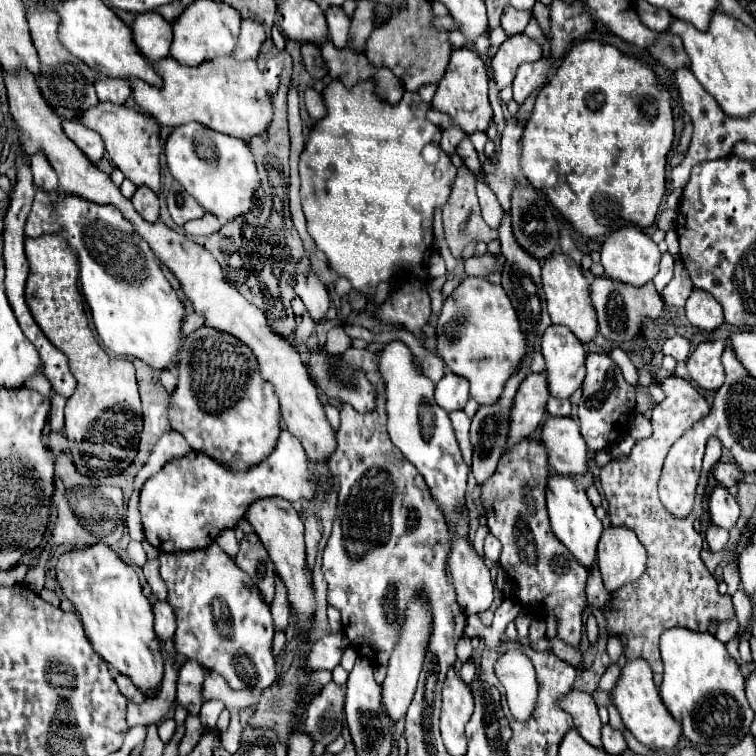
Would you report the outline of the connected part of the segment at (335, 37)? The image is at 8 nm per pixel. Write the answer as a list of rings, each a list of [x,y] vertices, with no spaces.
[[[331,7],[325,13],[327,23],[329,23],[329,33],[331,33],[331,41],[337,49],[343,49],[347,45],[347,33],[349,33],[349,19],[343,13],[341,7]]]

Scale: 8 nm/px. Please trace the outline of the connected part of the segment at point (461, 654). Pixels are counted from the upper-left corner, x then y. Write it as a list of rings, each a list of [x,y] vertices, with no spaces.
[[[461,637],[459,645],[457,645],[457,657],[459,657],[461,663],[471,661],[471,657],[473,657],[473,647],[471,647],[471,639],[469,639],[469,637]]]

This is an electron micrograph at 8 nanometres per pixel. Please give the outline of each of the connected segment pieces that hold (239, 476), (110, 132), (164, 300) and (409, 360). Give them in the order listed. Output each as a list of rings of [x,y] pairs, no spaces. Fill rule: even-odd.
[[[281,431],[273,453],[261,463],[245,471],[225,469],[203,453],[187,453],[171,459],[159,473],[147,479],[141,489],[141,519],[145,539],[159,551],[195,551],[205,549],[225,529],[235,529],[245,517],[251,503],[265,497],[283,497],[291,503],[299,499],[313,499],[315,483],[309,479],[307,455],[297,437]]]
[[[99,103],[95,109],[89,109],[81,119],[83,125],[97,131],[105,143],[105,149],[113,161],[113,165],[137,187],[145,185],[159,193],[159,179],[161,179],[161,167],[159,157],[163,151],[161,145],[161,125],[141,111],[119,107],[113,103]]]
[[[37,191],[25,235],[39,237],[61,231],[65,231],[67,243],[79,255],[81,289],[105,347],[117,355],[141,359],[155,371],[177,365],[185,303],[163,275],[149,245],[135,233],[123,213],[113,205],[97,205],[73,195]]]
[[[391,341],[381,351],[379,369],[387,387],[387,417],[389,417],[387,427],[393,445],[417,467],[421,477],[427,481],[431,495],[435,497],[447,521],[449,531],[459,533],[459,537],[469,537],[467,517],[457,517],[459,509],[463,509],[467,503],[465,485],[469,467],[461,457],[447,411],[443,411],[433,399],[435,383],[415,371],[413,353],[401,341]]]

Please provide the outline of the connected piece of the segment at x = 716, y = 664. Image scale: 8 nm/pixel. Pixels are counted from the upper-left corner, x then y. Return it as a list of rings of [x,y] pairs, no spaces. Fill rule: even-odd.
[[[683,627],[669,629],[661,635],[661,659],[665,673],[659,693],[665,707],[683,723],[683,737],[699,745],[735,745],[749,733],[755,711],[745,695],[745,679],[719,639]]]

